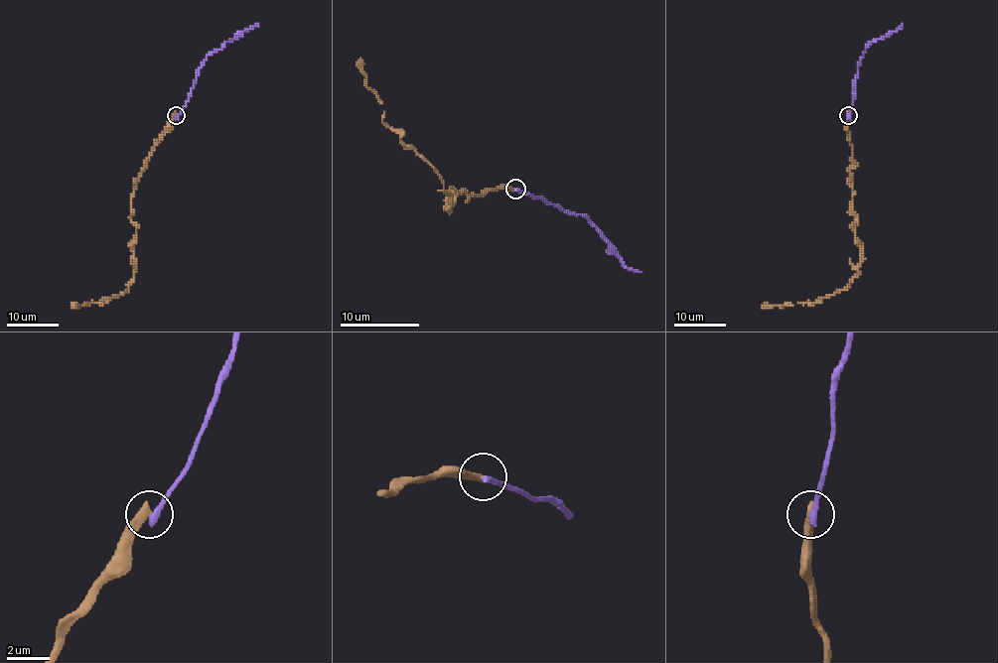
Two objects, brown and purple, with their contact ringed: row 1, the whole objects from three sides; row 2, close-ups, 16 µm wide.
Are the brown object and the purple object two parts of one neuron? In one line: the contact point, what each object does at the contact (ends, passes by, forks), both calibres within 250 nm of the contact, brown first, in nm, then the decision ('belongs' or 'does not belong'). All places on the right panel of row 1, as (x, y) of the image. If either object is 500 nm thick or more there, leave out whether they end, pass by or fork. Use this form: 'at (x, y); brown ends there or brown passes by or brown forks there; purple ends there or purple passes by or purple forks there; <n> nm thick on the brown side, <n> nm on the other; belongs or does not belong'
at (848, 115); brown ends there; purple ends there; 440 nm thick on the brown side, 320 nm on the other; does not belong

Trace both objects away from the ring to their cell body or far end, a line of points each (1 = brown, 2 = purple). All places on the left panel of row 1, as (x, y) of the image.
1: (176, 116), (155, 146), (132, 198), (134, 274), (128, 291), (100, 304), (74, 308)
2: (176, 116), (185, 104), (197, 70), (207, 57), (249, 27), (258, 24)

